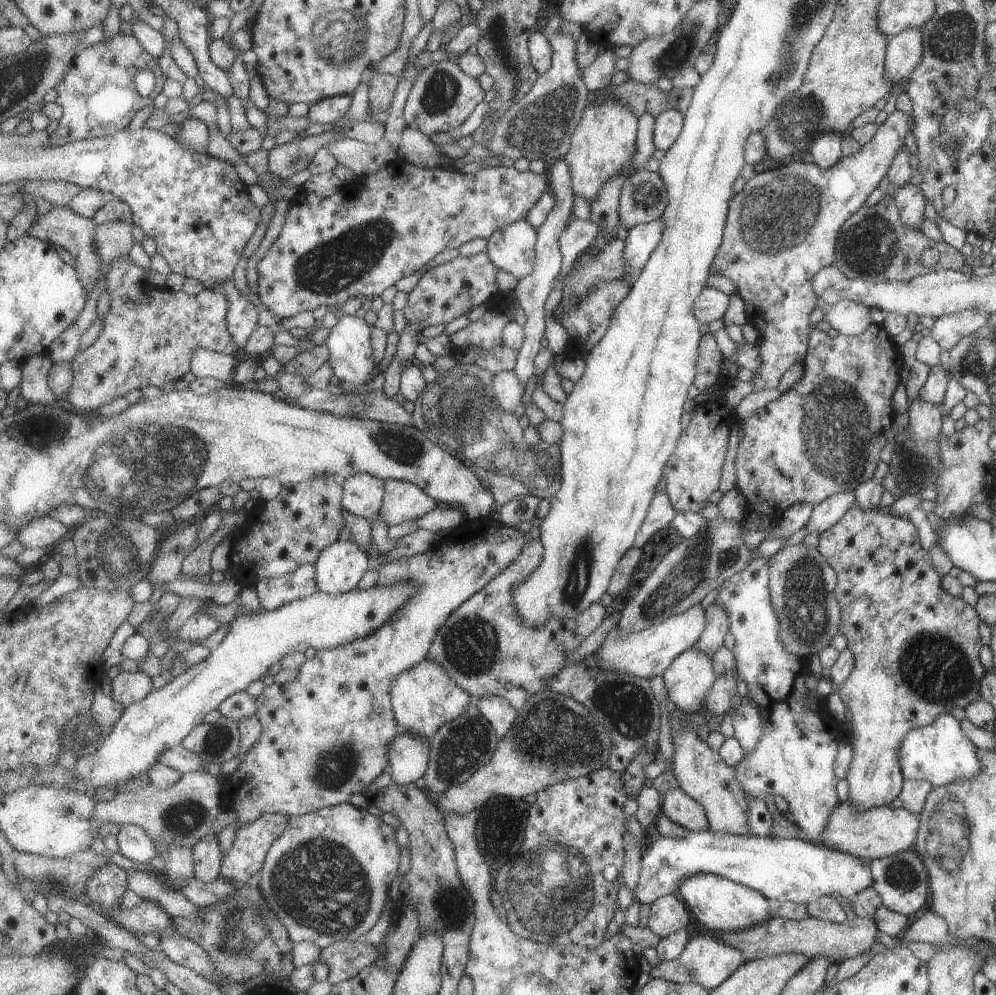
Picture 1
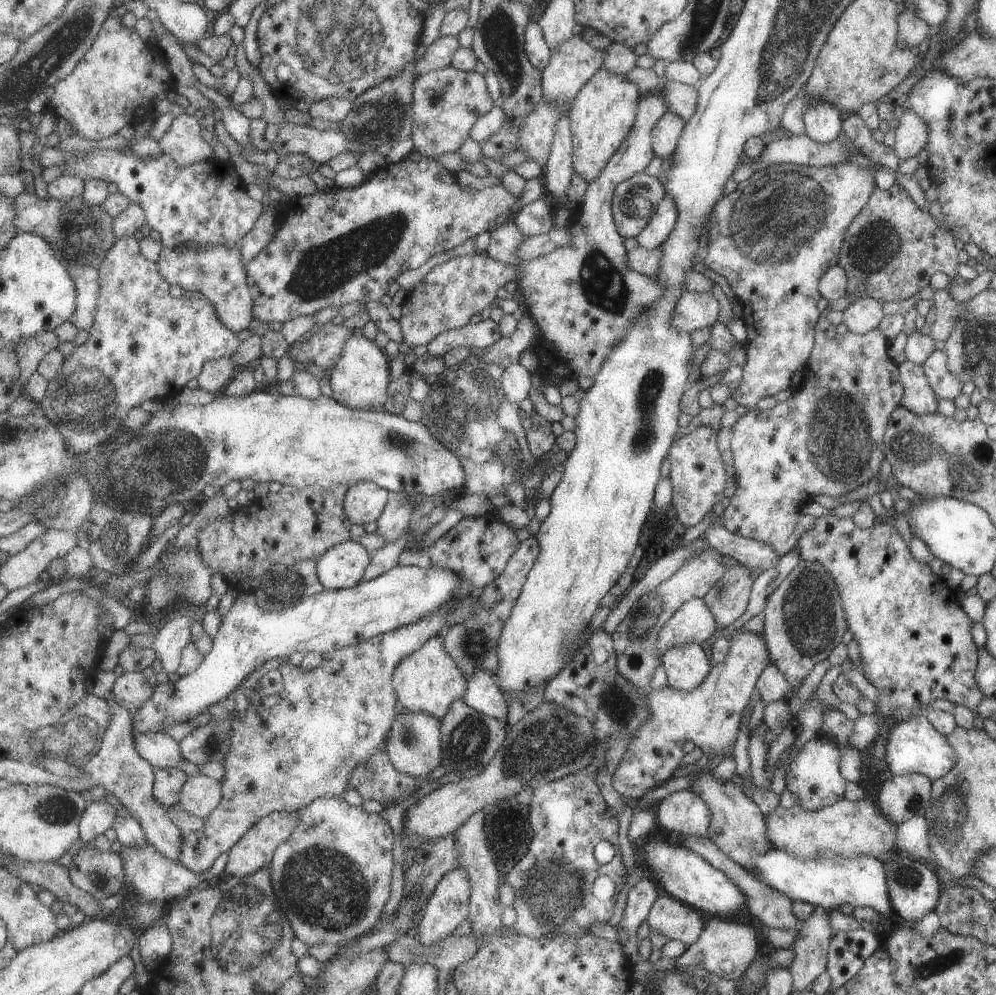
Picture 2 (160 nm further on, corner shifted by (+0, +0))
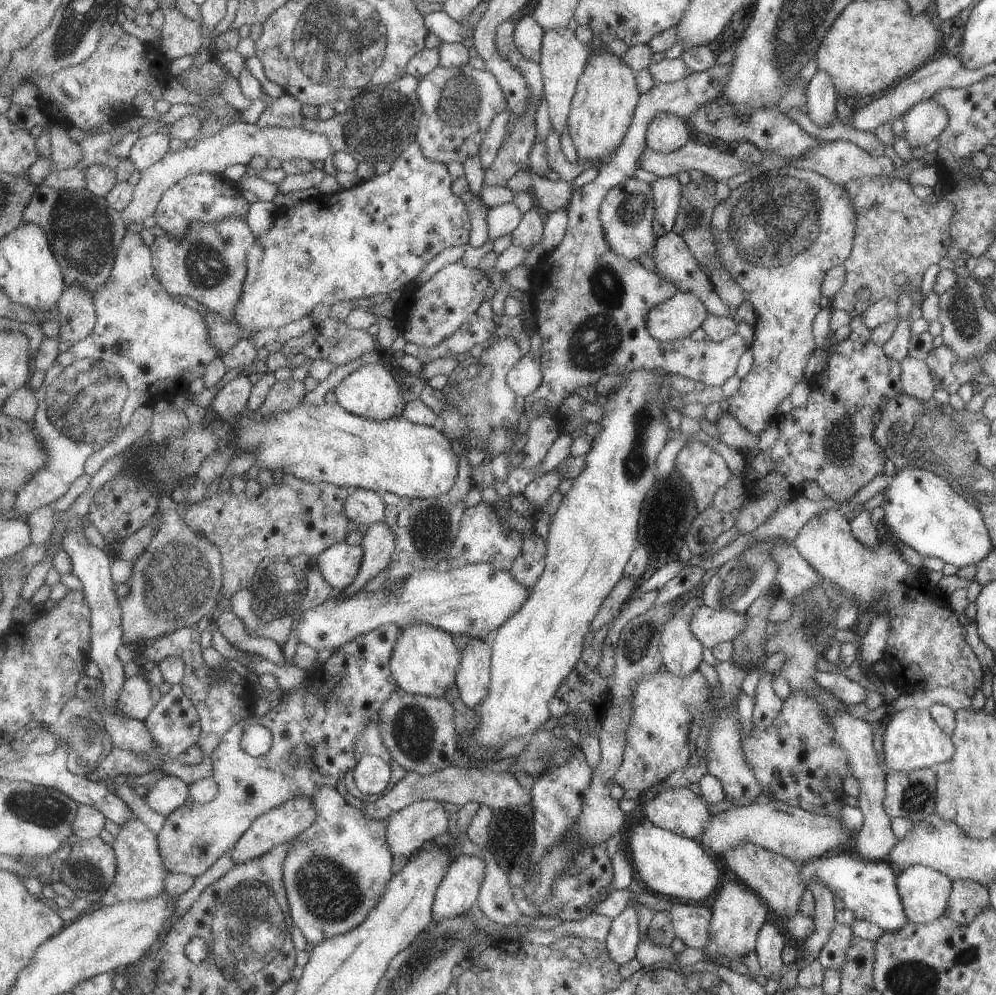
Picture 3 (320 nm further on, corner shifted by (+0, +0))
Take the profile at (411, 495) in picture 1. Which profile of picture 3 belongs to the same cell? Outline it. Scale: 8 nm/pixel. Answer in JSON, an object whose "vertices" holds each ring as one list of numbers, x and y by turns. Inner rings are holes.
{"vertices":[[385,520,368,527,361,545,364,550,364,561,353,584,344,589,349,595,358,593,371,579,387,569,393,553,397,550,394,530]]}

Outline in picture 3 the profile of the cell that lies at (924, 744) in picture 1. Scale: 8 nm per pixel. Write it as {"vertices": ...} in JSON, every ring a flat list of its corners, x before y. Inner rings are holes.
{"vertices":[[934,703,928,709,905,707,889,712,884,721,882,753,889,771,905,771,932,767,948,761,955,752,951,734,955,726,954,712,946,705]]}

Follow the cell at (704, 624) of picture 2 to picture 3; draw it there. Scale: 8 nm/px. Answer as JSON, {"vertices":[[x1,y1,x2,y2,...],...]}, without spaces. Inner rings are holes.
{"vertices":[[704,603,692,613,690,631,710,649,716,644,733,641,746,628,747,622,744,613]]}

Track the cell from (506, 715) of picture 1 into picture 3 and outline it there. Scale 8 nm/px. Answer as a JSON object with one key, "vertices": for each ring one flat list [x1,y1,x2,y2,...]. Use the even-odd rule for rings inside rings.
{"vertices":[[471,638,463,650,462,666,456,676,462,701,472,709,489,696,492,685,493,646]]}

